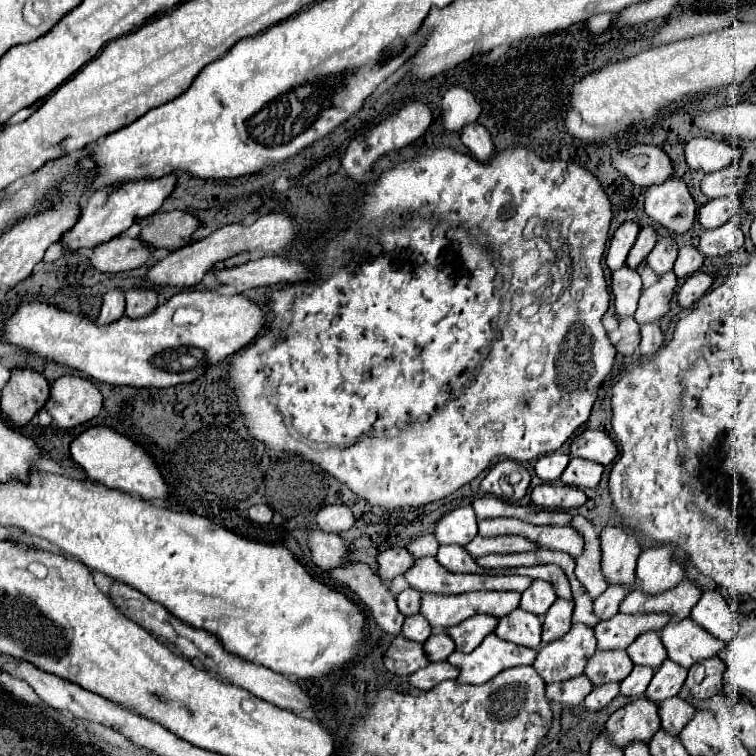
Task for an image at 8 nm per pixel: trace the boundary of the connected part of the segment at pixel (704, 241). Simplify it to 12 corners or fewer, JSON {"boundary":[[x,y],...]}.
{"boundary":[[738,217],[704,231],[698,245],[708,257],[740,249],[744,233]]}

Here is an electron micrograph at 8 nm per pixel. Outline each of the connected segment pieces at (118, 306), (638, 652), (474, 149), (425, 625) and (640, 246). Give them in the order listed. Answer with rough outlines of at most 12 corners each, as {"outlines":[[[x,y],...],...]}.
{"outlines":[[[110,289],[104,295],[98,325],[110,325],[124,315],[124,293]],[[646,631],[626,651],[636,665],[658,669],[668,657],[660,635]],[[480,123],[462,129],[462,143],[478,161],[494,155],[490,133]],[[422,615],[406,617],[402,635],[424,643],[430,637],[430,623]],[[650,227],[640,229],[626,265],[636,267],[654,249],[658,237]]]}

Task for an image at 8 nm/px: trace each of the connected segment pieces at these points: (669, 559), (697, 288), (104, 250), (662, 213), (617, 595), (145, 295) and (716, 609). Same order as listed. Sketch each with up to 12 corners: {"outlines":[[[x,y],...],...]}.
{"outlines":[[[670,545],[640,553],[636,579],[662,593],[684,579]],[[694,273],[678,293],[678,303],[690,309],[708,289],[712,277]],[[118,235],[94,247],[90,261],[102,273],[148,265],[150,247]],[[682,179],[646,189],[646,213],[688,233],[696,203]],[[608,585],[594,599],[594,613],[600,619],[610,619],[628,587]],[[152,289],[126,291],[126,317],[146,317],[158,305]],[[704,591],[690,619],[728,643],[736,617],[718,591]]]}

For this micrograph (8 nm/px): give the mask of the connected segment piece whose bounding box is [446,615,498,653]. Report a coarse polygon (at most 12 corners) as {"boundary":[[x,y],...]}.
{"boundary":[[476,615],[446,631],[456,651],[470,653],[498,619]]}

